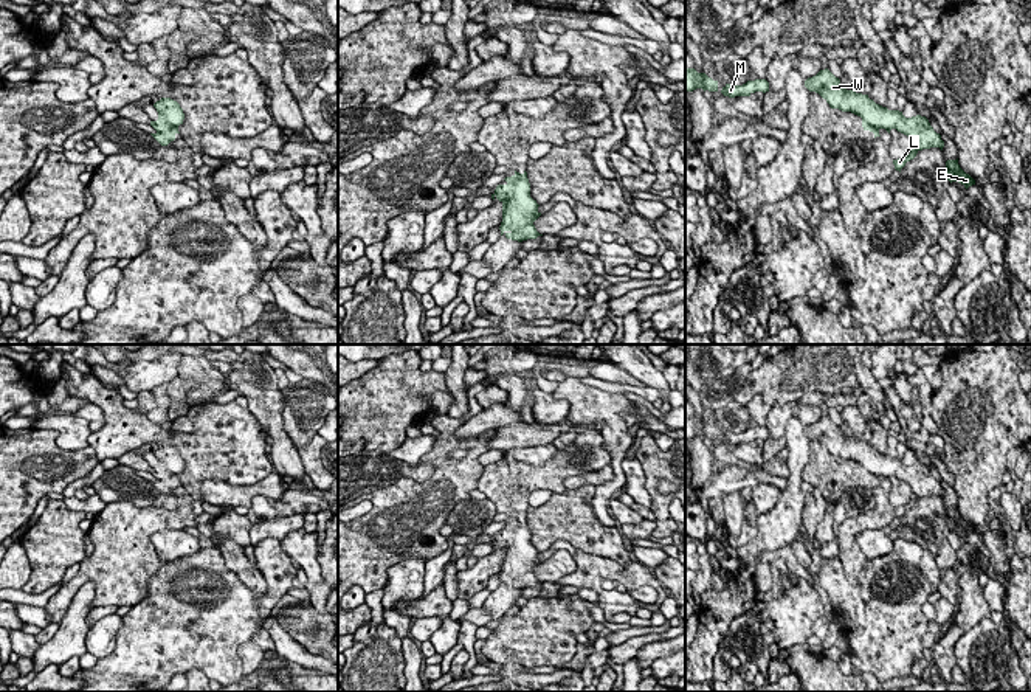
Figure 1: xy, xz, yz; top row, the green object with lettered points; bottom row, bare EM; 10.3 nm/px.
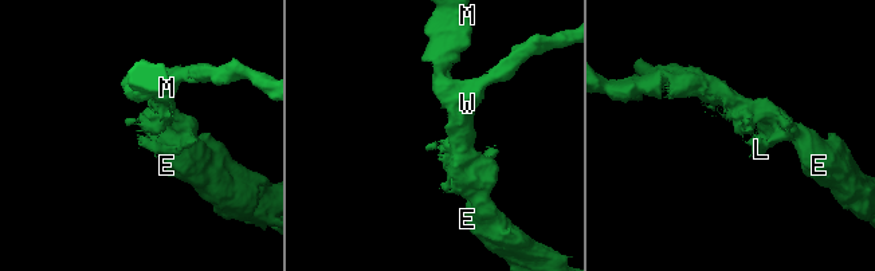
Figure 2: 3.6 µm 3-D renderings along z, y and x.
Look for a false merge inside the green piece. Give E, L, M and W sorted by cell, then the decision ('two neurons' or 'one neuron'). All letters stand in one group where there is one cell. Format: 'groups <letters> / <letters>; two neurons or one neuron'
groups E L M W; one neuron

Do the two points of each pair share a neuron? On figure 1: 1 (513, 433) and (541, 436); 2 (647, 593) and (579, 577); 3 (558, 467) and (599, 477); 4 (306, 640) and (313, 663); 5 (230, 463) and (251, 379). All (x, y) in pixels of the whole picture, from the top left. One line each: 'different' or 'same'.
1: same
2: different
3: different
4: different
5: different

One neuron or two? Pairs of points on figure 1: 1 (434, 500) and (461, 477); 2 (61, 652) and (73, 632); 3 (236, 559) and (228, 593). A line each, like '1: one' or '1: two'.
1: one
2: one
3: two

